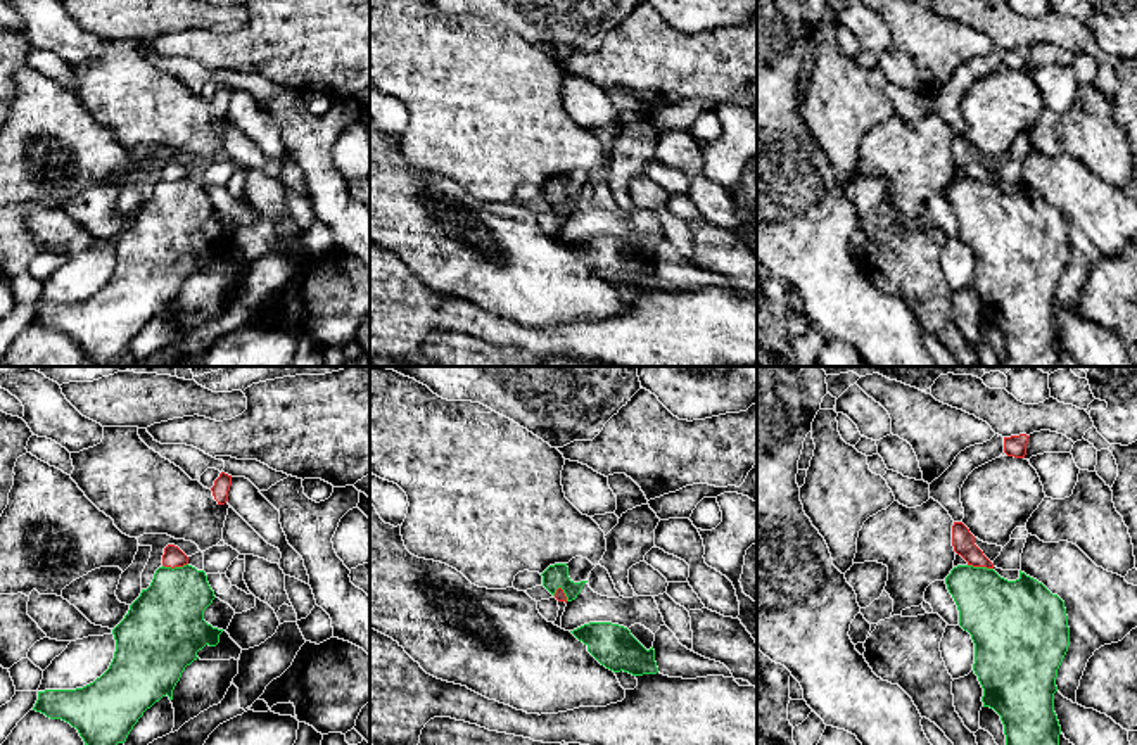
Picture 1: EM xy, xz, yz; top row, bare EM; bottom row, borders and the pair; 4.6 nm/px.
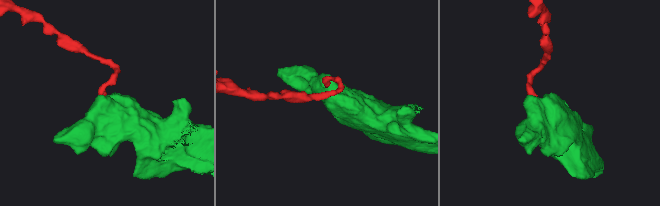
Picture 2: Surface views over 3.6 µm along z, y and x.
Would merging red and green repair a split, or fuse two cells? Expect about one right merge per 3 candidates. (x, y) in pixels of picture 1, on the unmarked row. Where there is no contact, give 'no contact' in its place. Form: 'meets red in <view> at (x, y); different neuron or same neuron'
meets red in xy at (175, 178); different neuron

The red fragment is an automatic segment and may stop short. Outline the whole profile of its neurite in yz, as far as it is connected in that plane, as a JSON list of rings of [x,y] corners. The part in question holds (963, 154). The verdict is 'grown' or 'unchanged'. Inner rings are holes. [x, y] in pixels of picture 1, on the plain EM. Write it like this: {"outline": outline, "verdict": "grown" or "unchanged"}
{"outline": [[[954,135],[952,138],[952,159],[954,164],[968,175],[968,178],[994,181],[994,176],[975,157],[975,149],[962,135]]], "verdict": "unchanged"}

